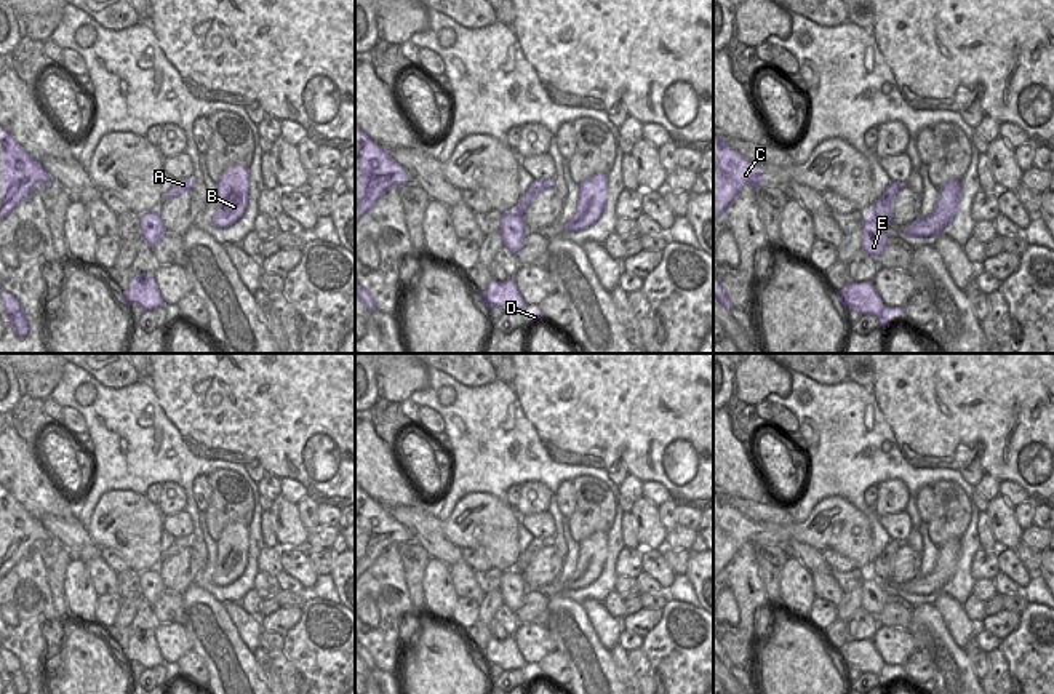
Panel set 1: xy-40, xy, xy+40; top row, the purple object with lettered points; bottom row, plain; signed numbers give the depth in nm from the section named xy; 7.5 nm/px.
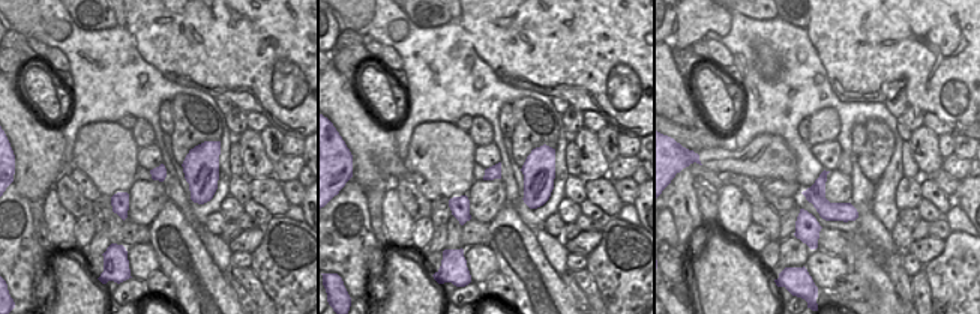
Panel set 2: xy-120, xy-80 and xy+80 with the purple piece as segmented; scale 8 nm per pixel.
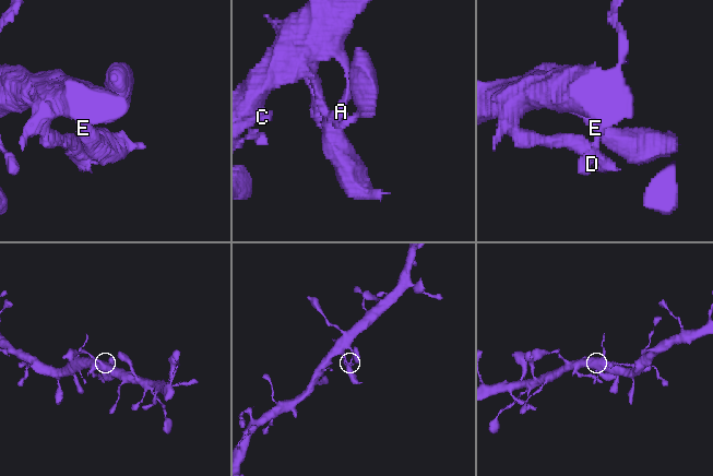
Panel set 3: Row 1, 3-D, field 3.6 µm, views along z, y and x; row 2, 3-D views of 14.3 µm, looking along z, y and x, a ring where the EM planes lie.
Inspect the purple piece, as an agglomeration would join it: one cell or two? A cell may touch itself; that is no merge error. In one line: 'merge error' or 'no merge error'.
no merge error

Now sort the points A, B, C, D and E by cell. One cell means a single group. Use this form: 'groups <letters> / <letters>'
groups A B C D E

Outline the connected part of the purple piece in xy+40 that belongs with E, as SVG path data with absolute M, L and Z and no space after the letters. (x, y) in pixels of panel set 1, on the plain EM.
M891 539L884 550L875 558L872 568L865 571L862 580L862 608L878 616L886 601L888 593L881 588L883 582L891 582L891 561L905 540Z

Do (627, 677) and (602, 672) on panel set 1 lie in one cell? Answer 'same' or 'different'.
different

